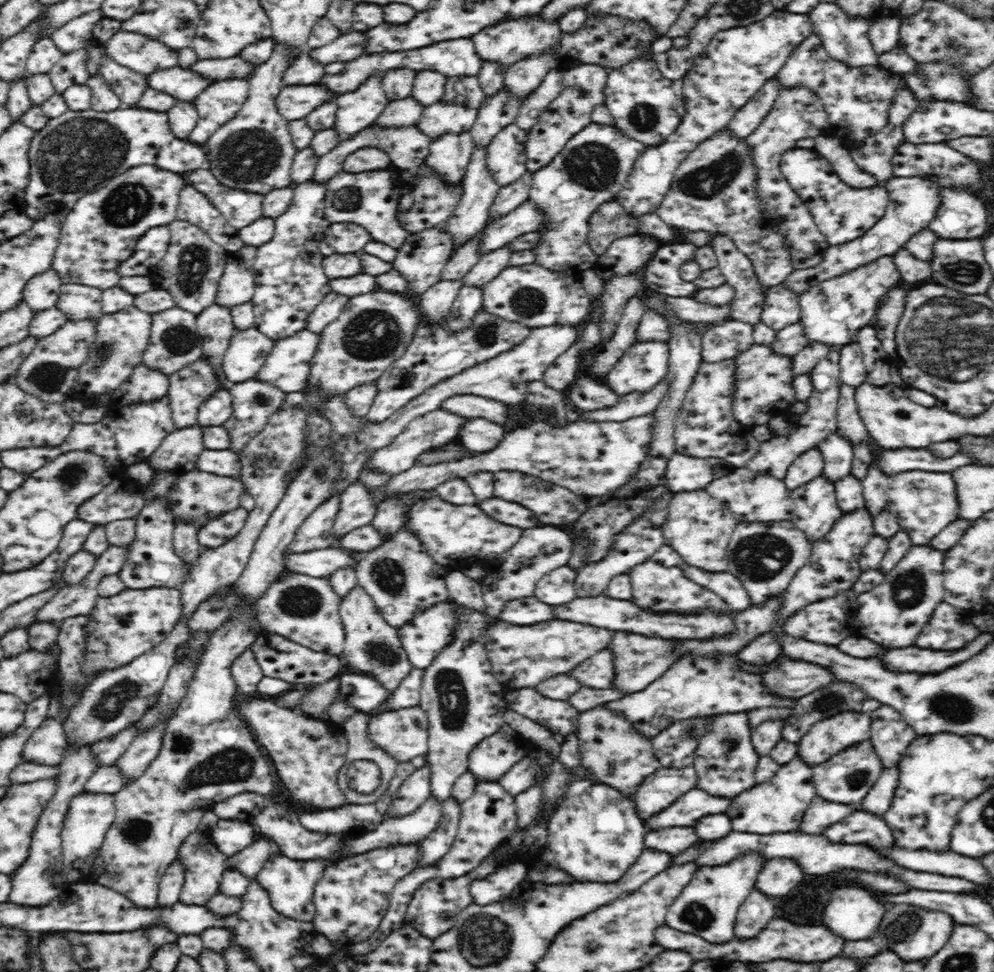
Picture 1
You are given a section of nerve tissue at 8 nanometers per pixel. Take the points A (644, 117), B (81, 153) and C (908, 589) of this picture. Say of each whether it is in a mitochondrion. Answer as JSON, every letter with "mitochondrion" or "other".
{"A":"mitochondrion","B":"mitochondrion","C":"mitochondrion"}

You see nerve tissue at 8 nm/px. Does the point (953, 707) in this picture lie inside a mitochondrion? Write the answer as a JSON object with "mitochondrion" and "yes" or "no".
{"mitochondrion":"yes"}

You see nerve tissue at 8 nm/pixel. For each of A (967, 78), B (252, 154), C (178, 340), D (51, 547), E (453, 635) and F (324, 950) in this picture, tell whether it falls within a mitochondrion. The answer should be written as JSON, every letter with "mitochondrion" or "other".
{"A":"other","B":"mitochondrion","C":"mitochondrion","D":"other","E":"other","F":"other"}

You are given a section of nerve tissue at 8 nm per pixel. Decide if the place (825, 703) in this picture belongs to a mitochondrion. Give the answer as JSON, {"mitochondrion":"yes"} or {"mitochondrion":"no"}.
{"mitochondrion":"yes"}

